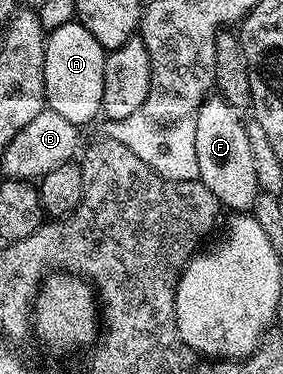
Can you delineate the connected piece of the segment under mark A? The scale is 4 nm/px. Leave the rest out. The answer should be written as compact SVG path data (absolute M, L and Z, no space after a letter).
M79 20L70 21L65 23L61 27L50 30L47 33L47 46L45 47L45 95L47 96L47 109L57 111L57 115L64 116L65 119L69 119L74 125L80 127L86 127L91 120L96 116L100 116L103 108L103 92L105 91L105 63L107 62L108 50L101 47L101 43L97 43L97 39L93 39L93 35L89 35L89 31L85 31L85 27L79 22Z

